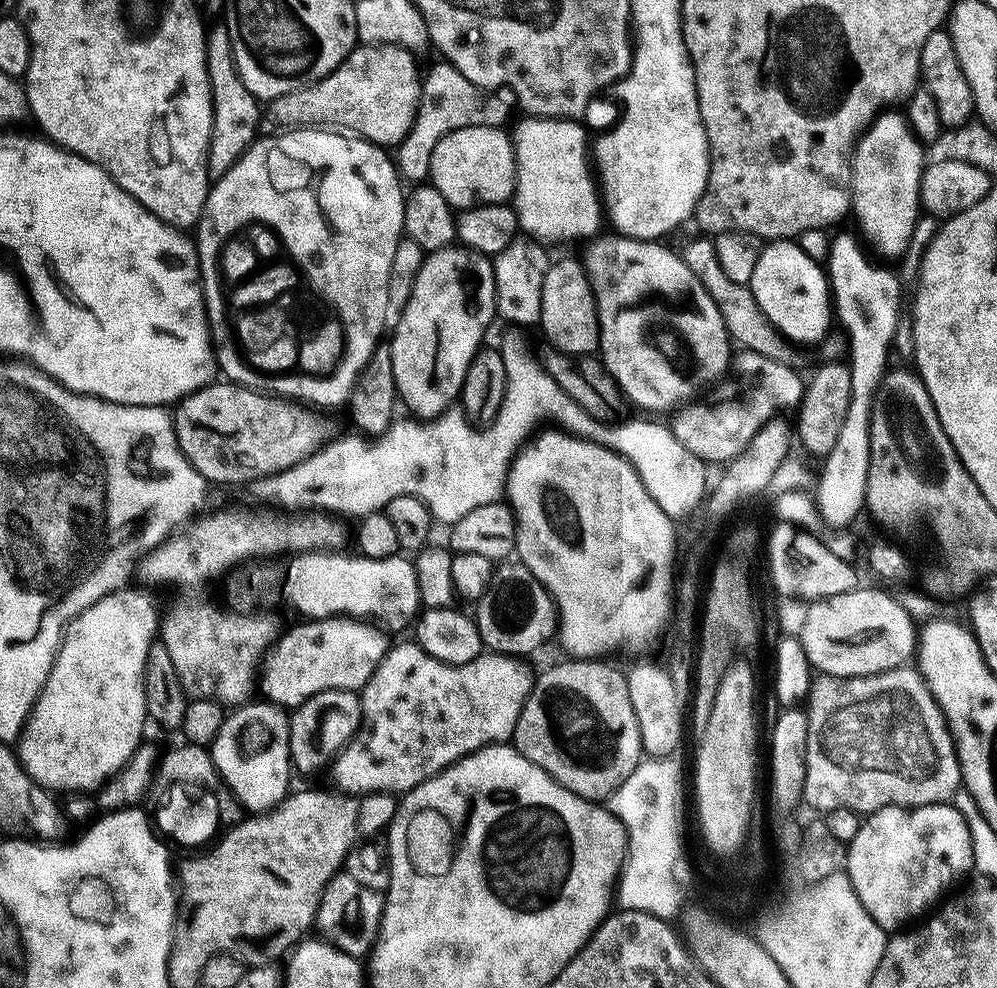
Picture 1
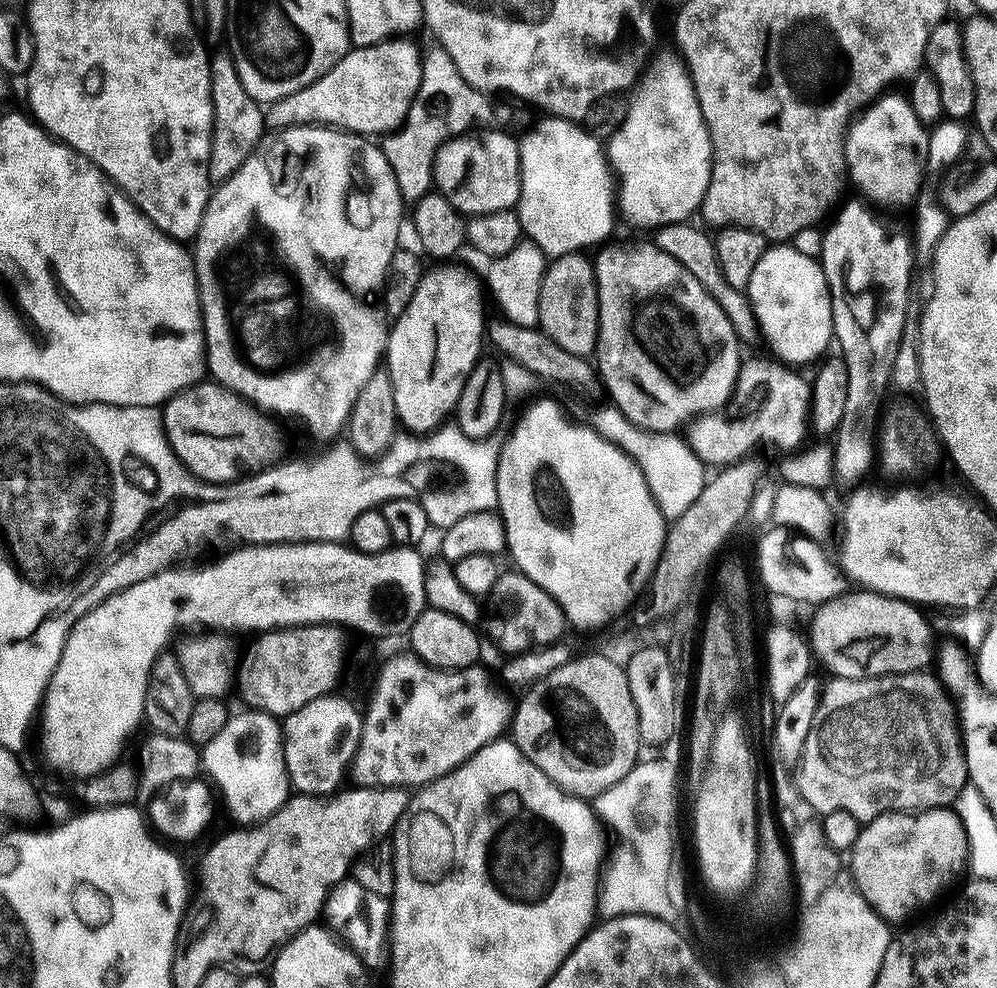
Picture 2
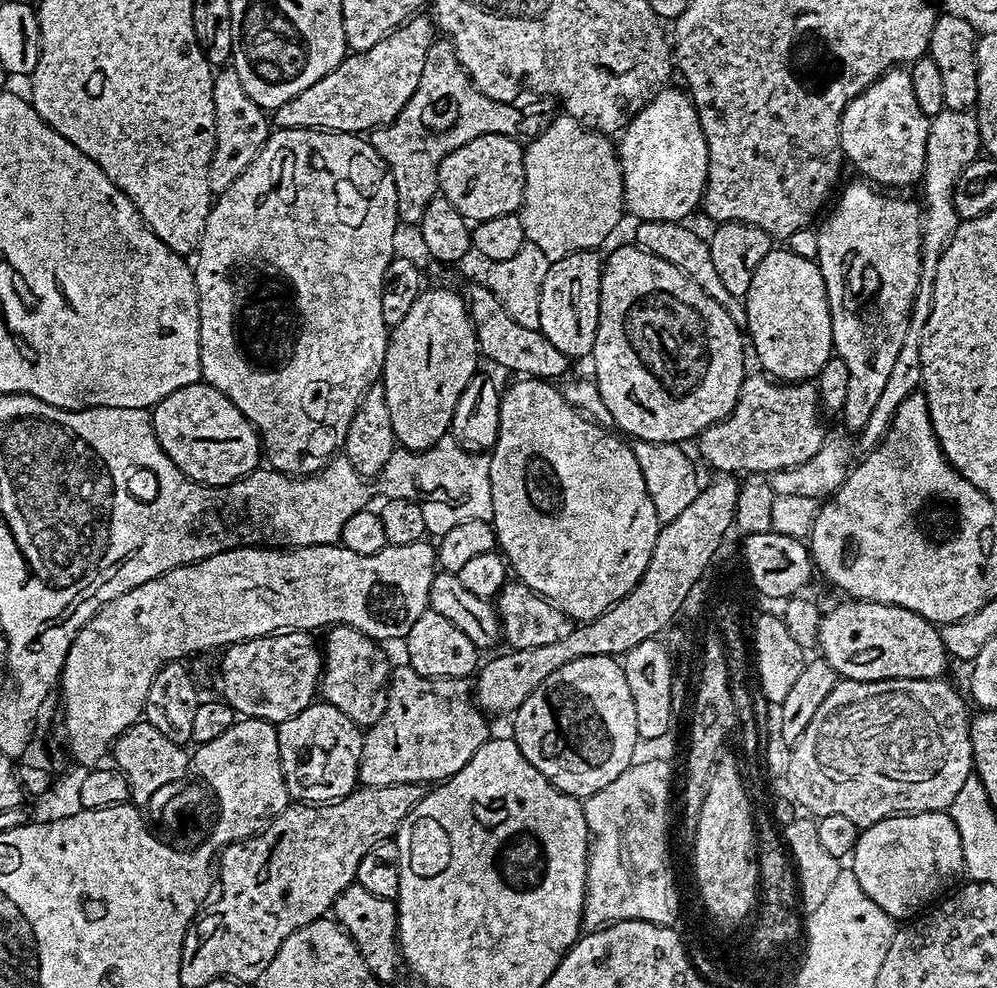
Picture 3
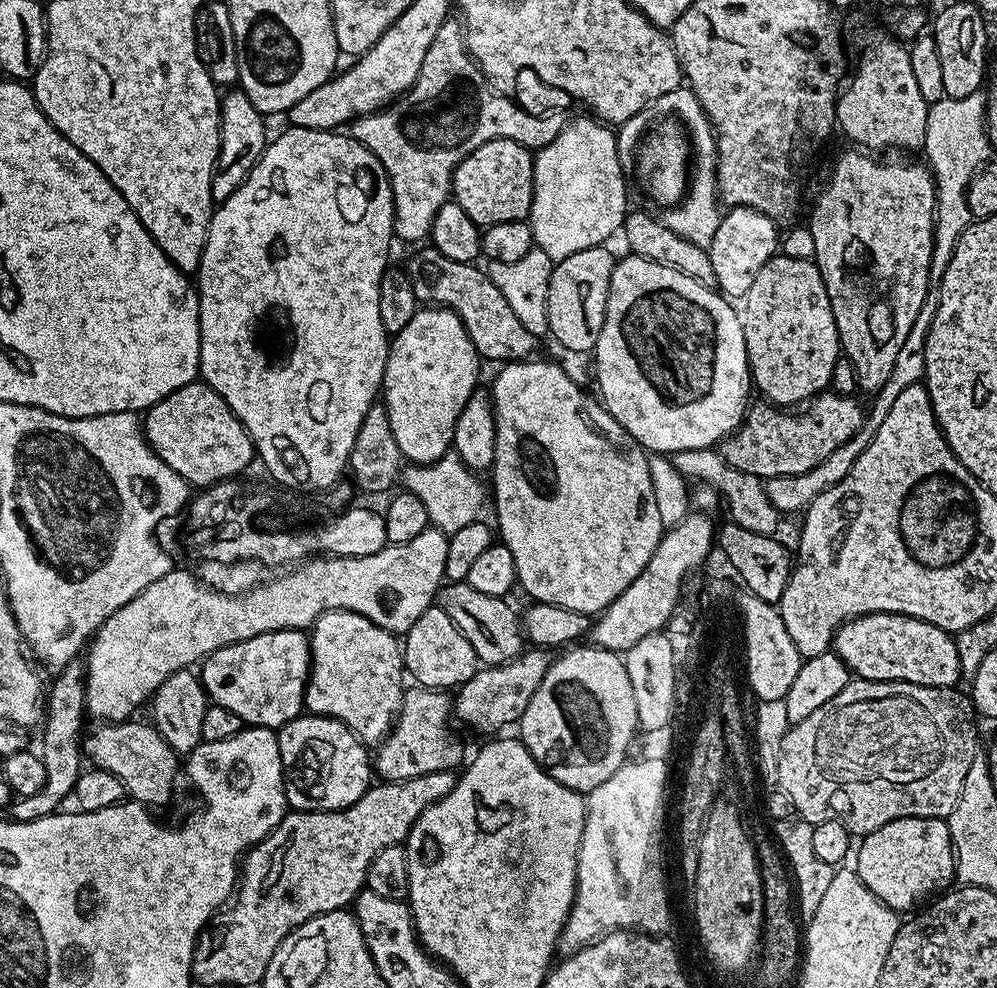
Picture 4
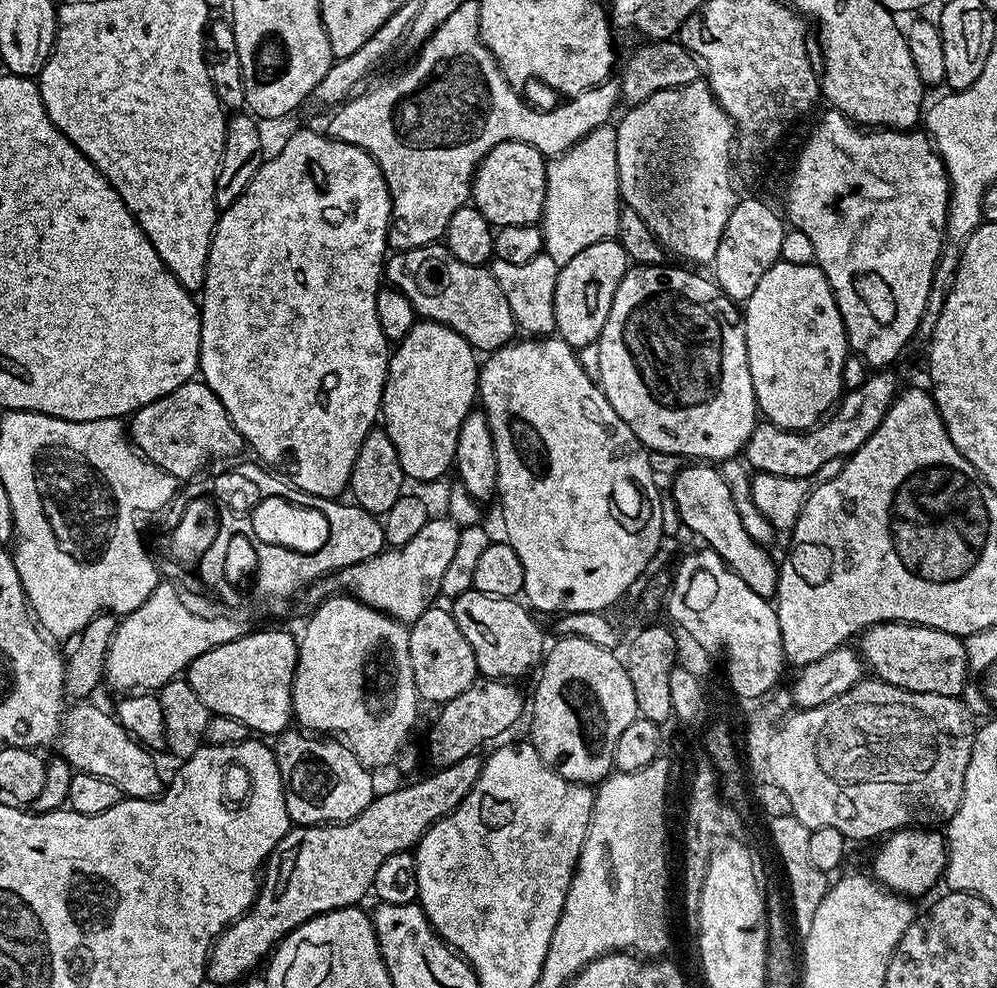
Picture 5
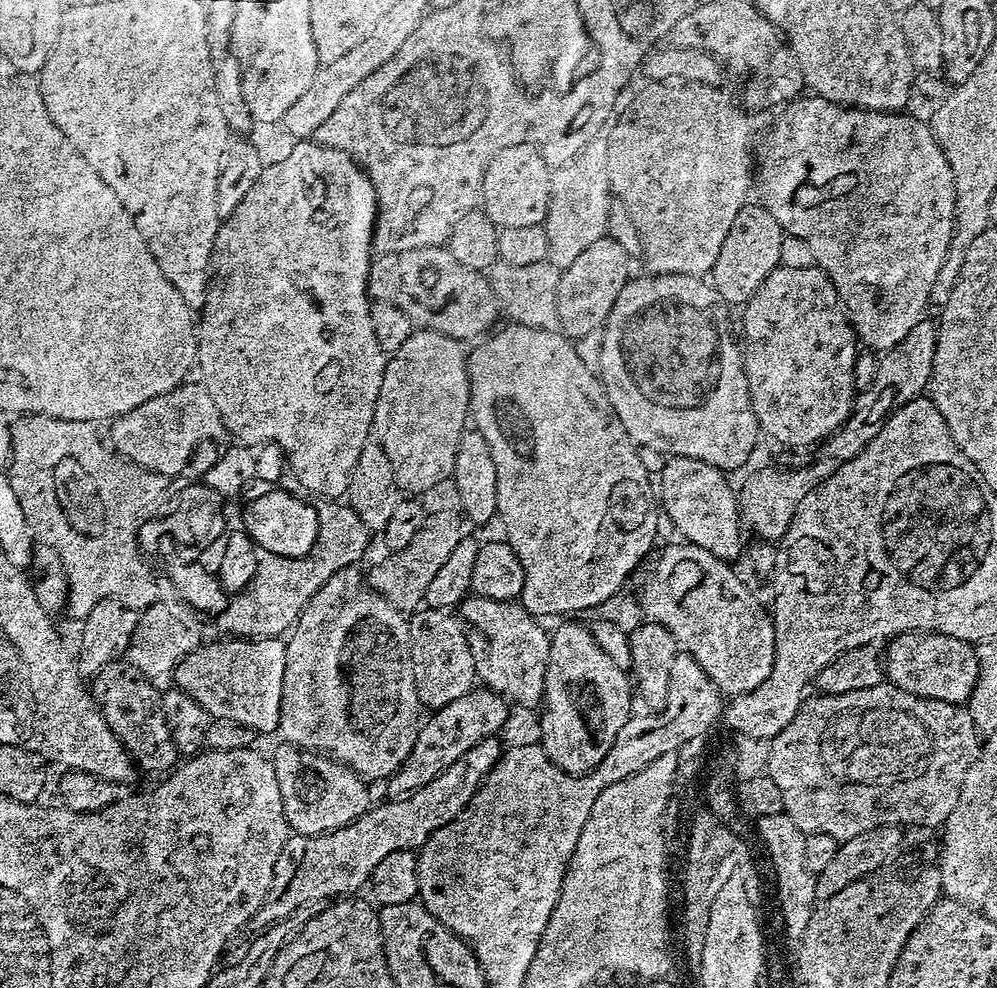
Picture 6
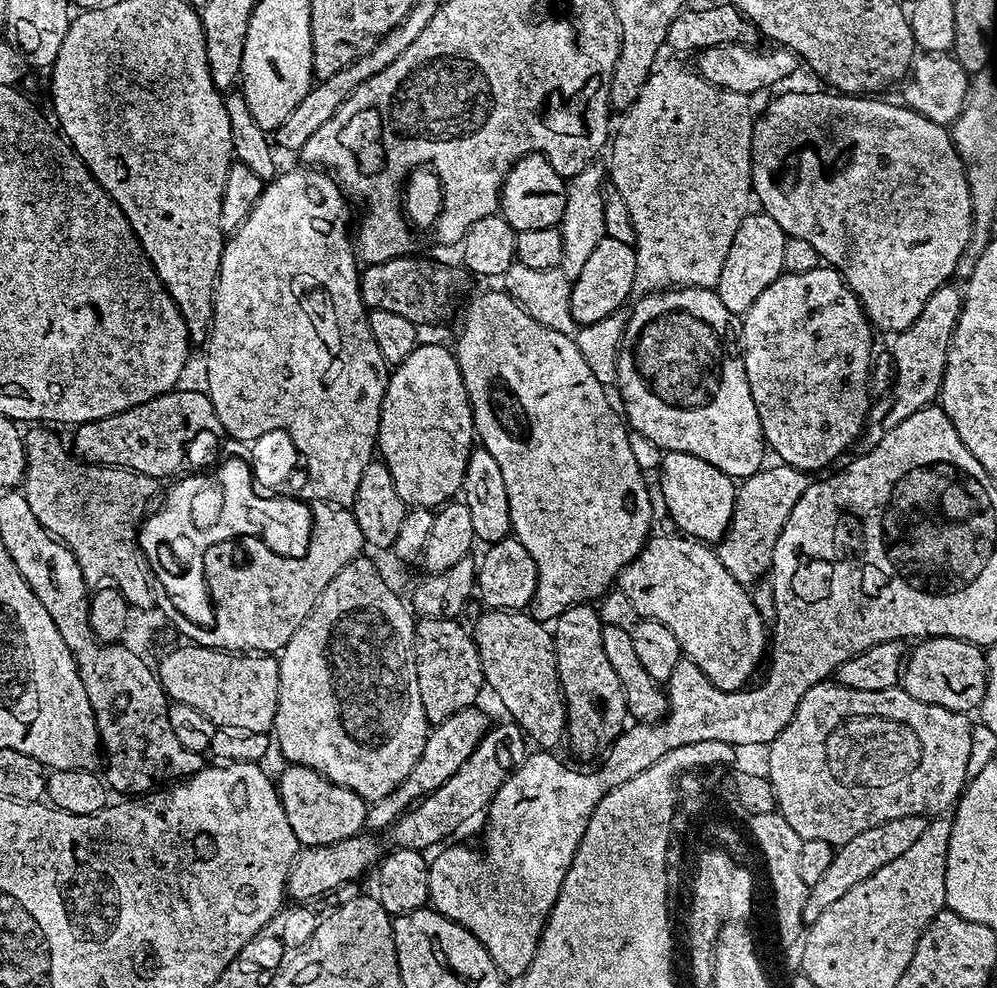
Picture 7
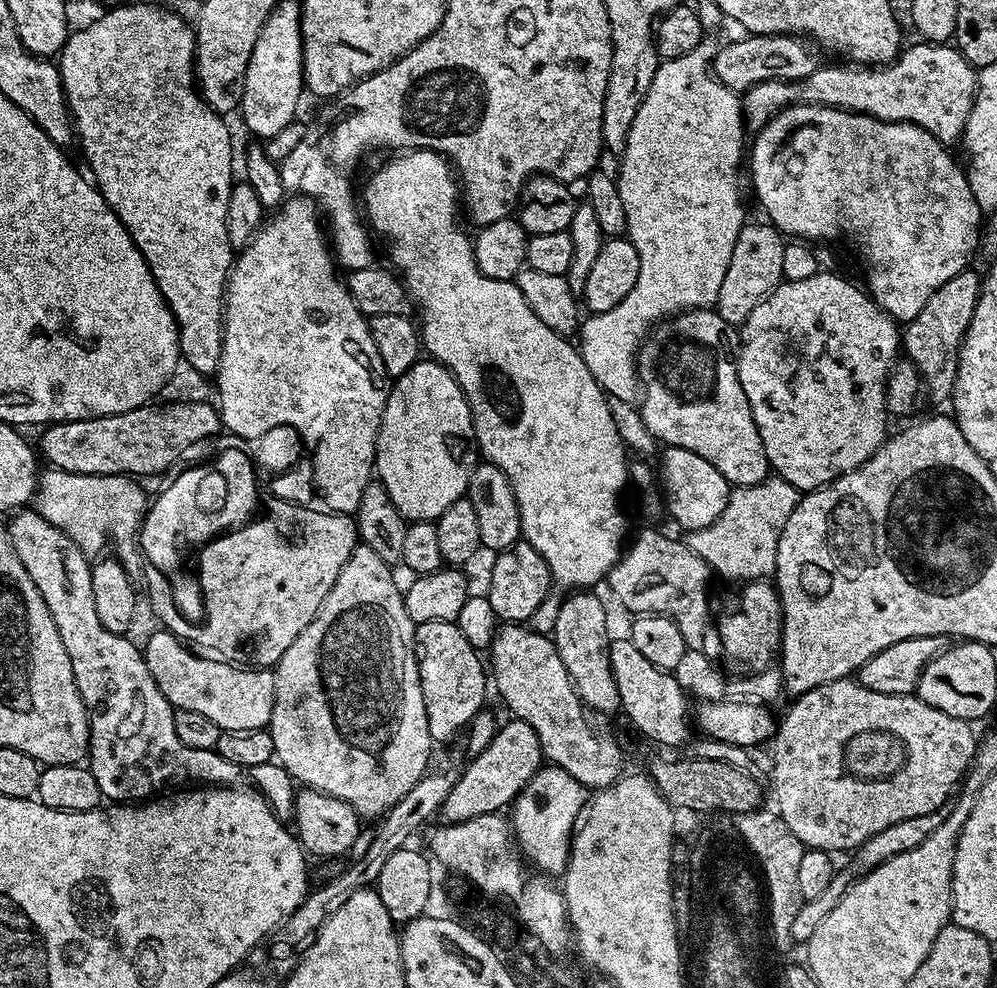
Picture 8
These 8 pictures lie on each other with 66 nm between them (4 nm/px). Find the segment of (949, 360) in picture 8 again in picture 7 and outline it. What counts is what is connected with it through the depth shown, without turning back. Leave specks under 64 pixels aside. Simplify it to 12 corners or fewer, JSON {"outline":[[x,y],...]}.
{"outline":[[944,284],[891,337],[894,379],[860,452],[939,397],[964,298]]}

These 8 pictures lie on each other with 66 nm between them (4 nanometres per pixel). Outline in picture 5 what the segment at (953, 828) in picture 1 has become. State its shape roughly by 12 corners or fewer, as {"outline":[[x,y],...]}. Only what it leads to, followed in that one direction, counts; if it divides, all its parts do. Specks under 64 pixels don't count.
{"outline":[[909,826],[876,852],[875,879],[905,898],[941,883],[943,831]]}

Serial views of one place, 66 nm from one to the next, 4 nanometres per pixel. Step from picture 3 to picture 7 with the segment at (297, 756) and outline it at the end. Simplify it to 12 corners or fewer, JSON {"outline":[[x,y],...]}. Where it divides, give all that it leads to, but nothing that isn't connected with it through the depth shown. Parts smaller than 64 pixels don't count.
{"outline":[[288,764],[280,801],[301,846],[365,831],[368,804],[305,764]]}

